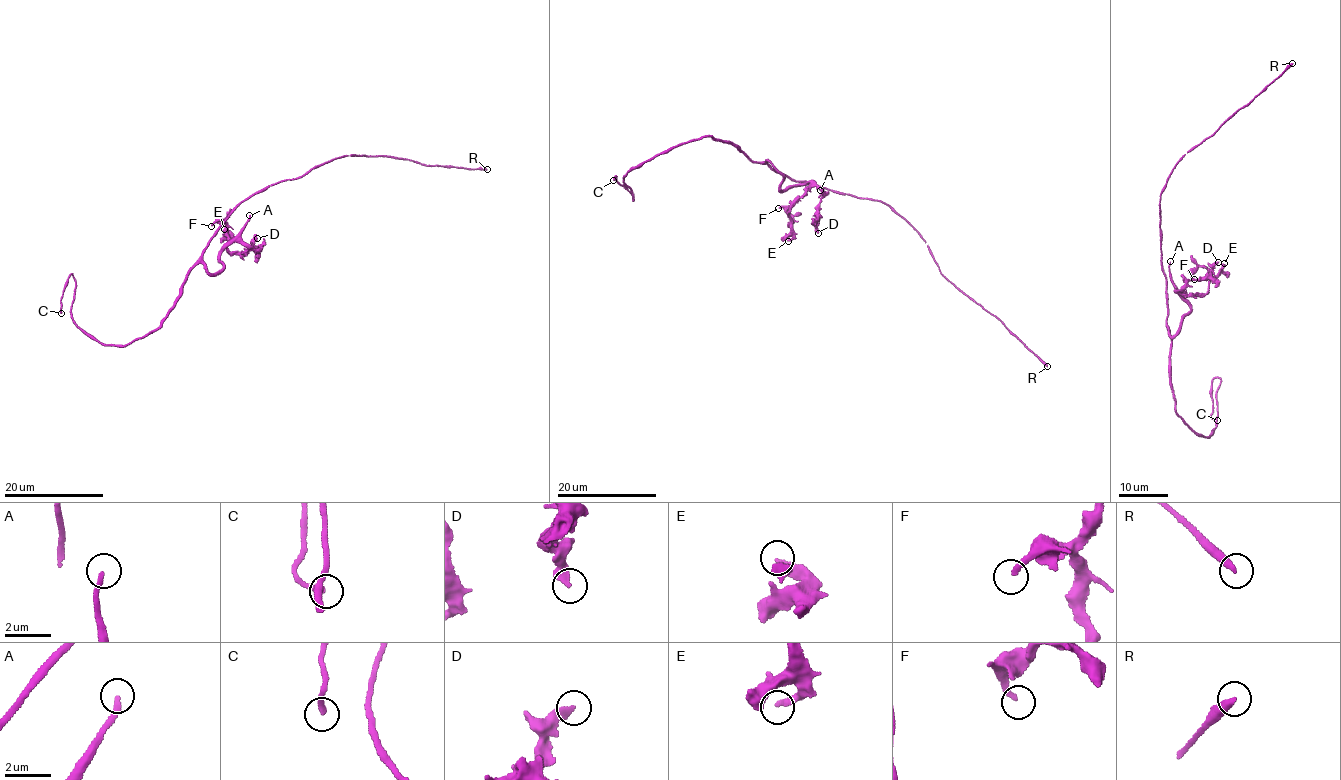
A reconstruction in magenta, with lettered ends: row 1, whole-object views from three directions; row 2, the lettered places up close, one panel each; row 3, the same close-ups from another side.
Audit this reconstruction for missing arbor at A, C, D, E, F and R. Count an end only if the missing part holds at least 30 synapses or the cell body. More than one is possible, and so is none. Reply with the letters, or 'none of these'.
R

